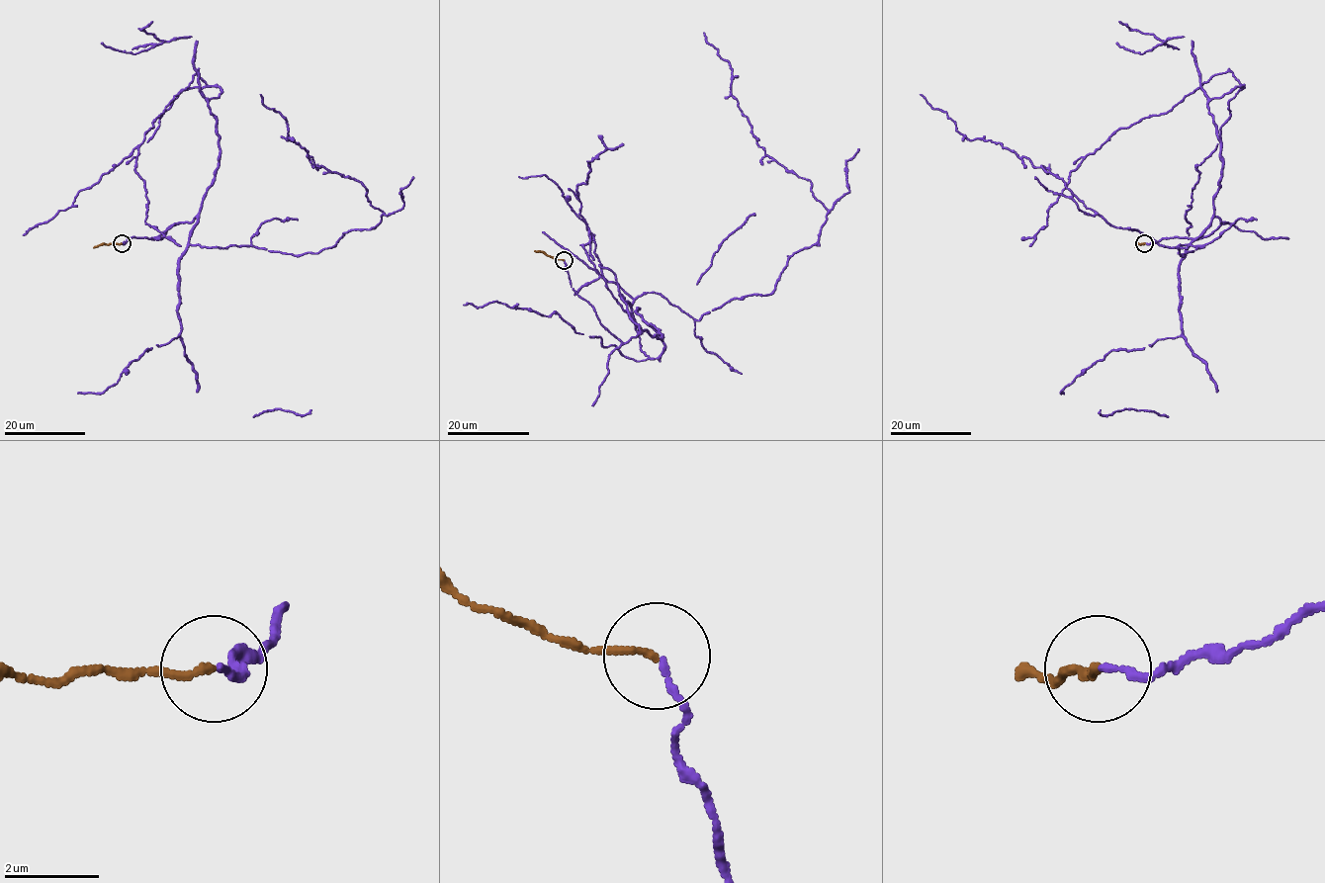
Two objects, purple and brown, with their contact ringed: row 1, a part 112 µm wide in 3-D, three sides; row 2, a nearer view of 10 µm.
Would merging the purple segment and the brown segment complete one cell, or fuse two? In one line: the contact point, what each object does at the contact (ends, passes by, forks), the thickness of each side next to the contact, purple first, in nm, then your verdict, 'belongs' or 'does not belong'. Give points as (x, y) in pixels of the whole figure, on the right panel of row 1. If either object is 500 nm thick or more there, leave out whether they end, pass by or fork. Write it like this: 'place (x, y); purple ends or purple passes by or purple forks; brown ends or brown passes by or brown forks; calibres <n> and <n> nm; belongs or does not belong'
place (1144, 243); purple ends; brown ends; calibres 120 and 140 nm; belongs

